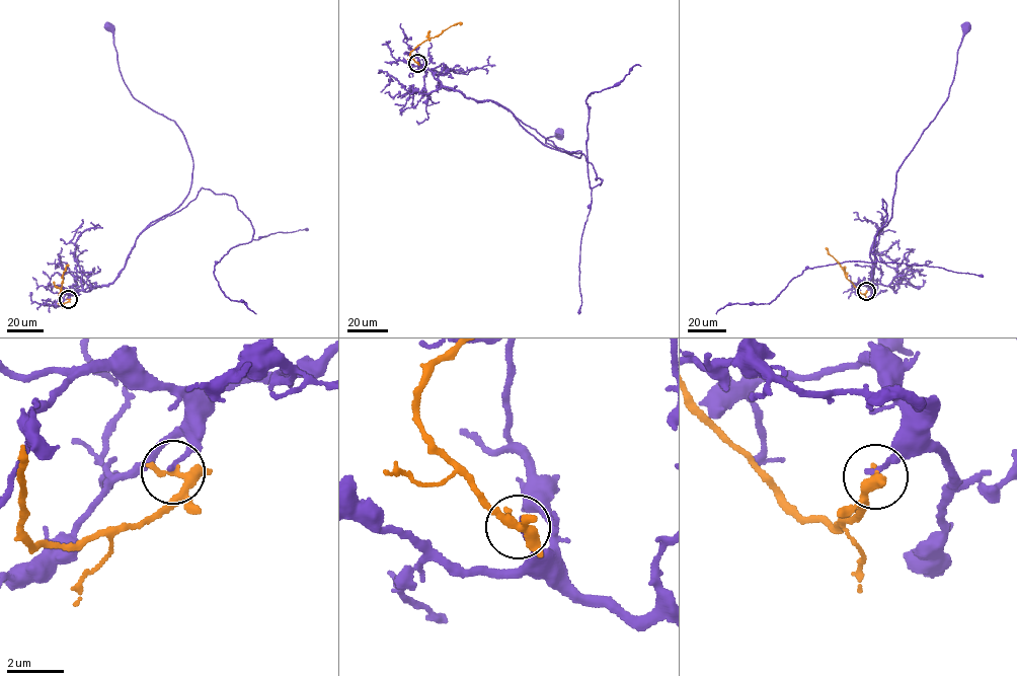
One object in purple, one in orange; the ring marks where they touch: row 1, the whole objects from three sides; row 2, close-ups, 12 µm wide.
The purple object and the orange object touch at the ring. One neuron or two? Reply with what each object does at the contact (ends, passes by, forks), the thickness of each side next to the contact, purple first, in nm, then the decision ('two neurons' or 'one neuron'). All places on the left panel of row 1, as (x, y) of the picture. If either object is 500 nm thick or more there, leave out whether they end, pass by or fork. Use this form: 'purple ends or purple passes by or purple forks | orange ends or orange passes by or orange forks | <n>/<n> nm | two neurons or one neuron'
purple ends | orange forks | 170/240 nm | two neurons

